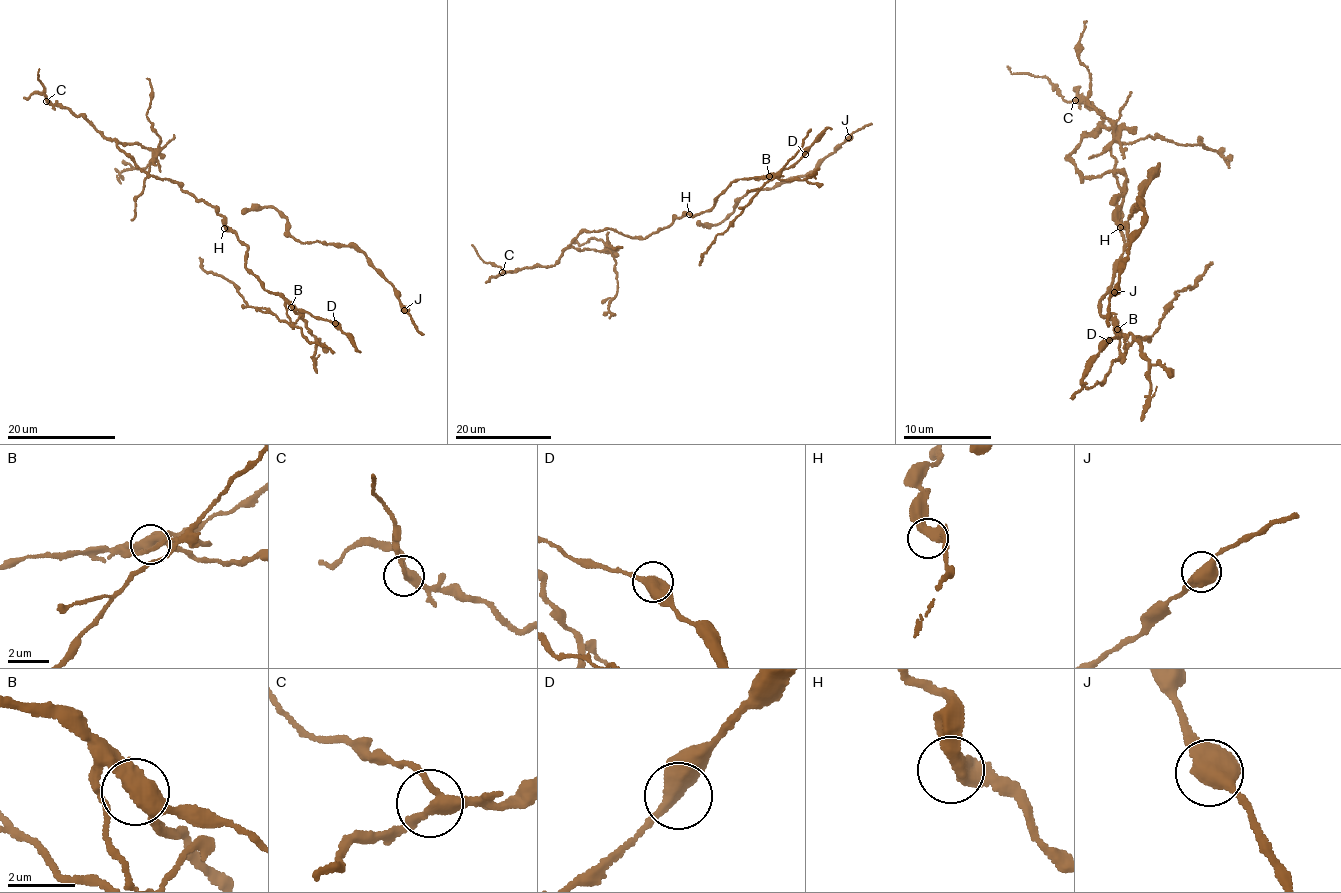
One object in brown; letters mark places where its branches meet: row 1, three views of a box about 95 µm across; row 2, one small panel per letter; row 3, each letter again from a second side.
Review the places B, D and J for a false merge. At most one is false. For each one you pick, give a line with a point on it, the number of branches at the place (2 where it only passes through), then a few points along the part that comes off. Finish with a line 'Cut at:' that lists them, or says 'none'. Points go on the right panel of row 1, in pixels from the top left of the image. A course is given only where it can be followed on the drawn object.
B: place (1117, 329); branches 3; course (1118, 329), (1099, 304), (1126, 244), (1124, 176), (1080, 178), (1069, 157), (1102, 119), (1007, 66)
Cut at: B

